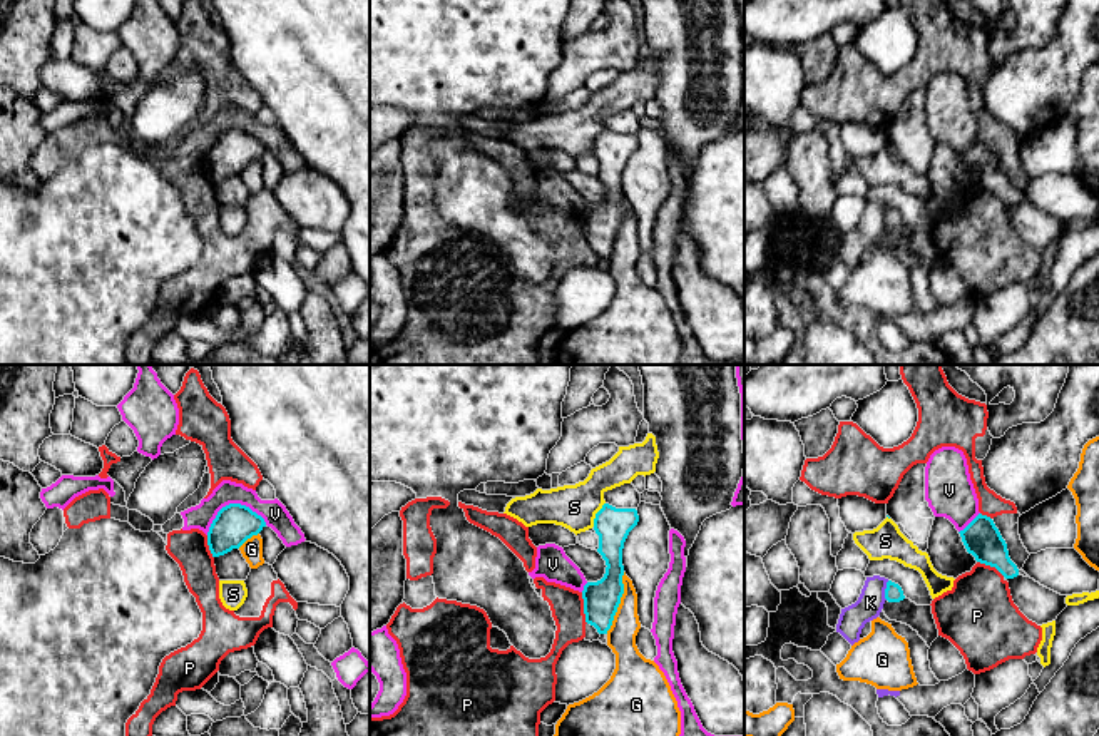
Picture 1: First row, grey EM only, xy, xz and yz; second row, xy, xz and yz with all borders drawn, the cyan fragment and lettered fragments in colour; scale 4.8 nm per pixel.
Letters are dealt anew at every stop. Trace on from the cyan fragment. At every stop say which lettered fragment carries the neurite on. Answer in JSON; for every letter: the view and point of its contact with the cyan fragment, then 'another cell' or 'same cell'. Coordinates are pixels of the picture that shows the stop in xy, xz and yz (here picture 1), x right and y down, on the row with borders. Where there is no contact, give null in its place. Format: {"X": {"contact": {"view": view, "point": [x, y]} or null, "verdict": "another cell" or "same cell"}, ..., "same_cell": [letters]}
{"G": {"contact": {"view": "xz", "point": [619, 603]}, "verdict": "another cell"}, "K": {"contact": {"view": "yz", "point": [885, 591]}, "verdict": "another cell"}, "P": {"contact": {"view": "xz", "point": [584, 608]}, "verdict": "another cell"}, "S": {"contact": {"view": "xz", "point": [596, 514]}, "verdict": "another cell"}, "V": {"contact": {"view": "xy", "point": [231, 504]}, "verdict": "another cell"}, "same_cell": []}

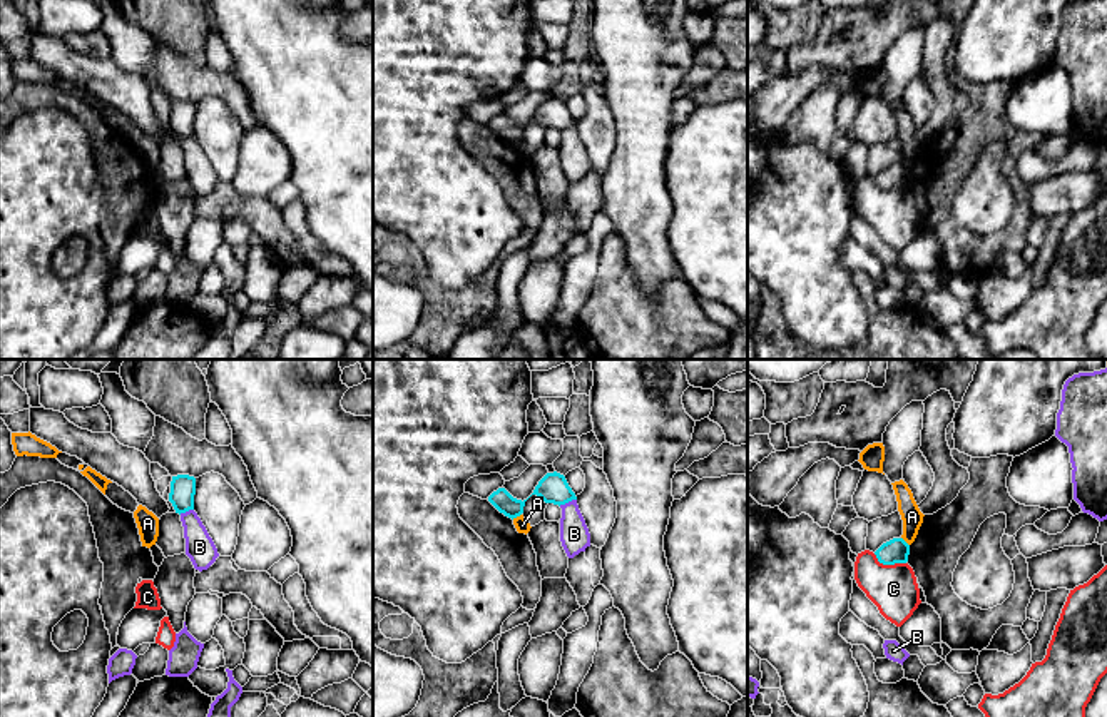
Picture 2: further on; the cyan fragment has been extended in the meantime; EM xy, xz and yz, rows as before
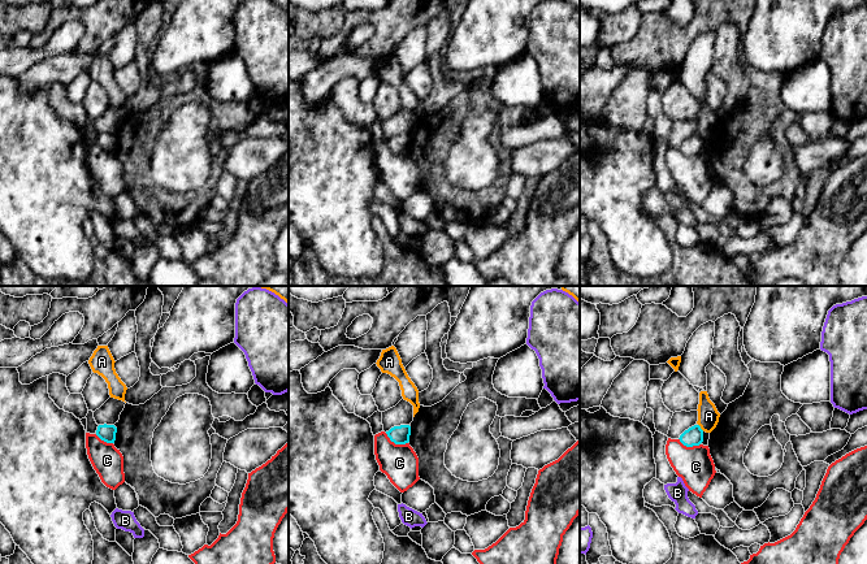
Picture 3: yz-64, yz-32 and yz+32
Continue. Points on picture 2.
{"A": {"contact": {"view": "xz", "point": [515, 517]}, "verdict": "another cell"}, "B": {"contact": {"view": "xz", "point": [567, 502]}, "verdict": "another cell"}, "C": {"contact": {"view": "yz", "point": [888, 564]}, "verdict": "another cell"}, "same_cell": []}

